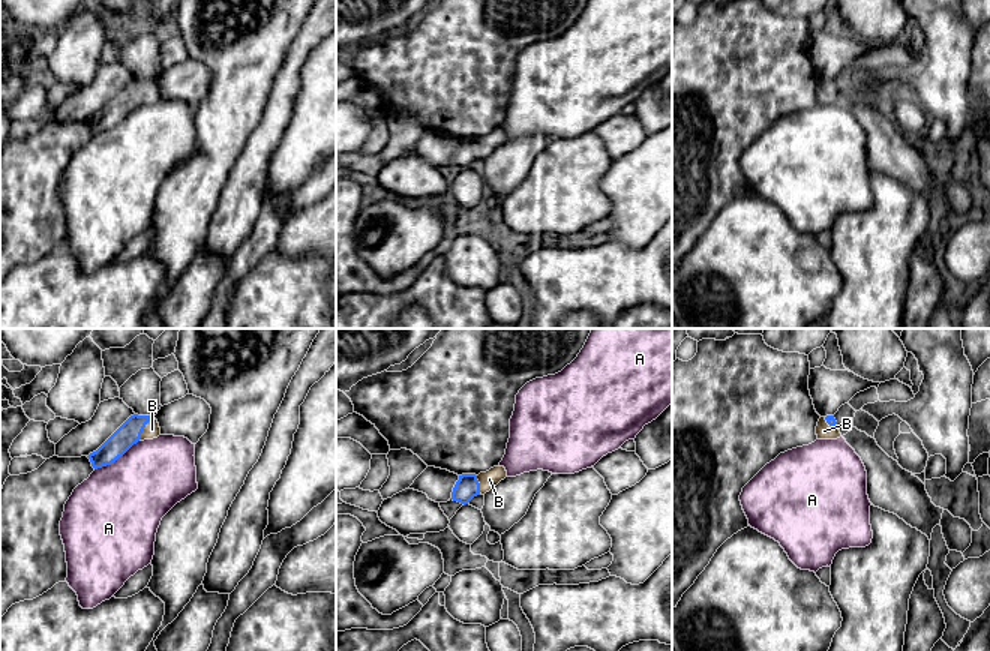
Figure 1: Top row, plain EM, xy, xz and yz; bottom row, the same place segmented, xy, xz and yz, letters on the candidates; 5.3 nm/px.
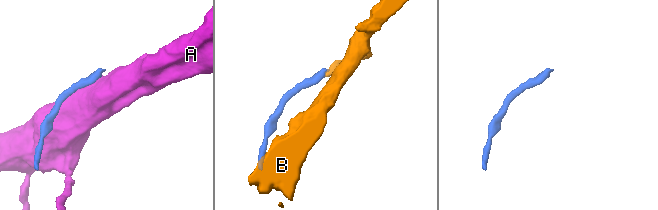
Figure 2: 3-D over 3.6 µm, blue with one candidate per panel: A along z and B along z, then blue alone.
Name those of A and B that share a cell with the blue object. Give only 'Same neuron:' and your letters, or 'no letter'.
Same neuron: B

